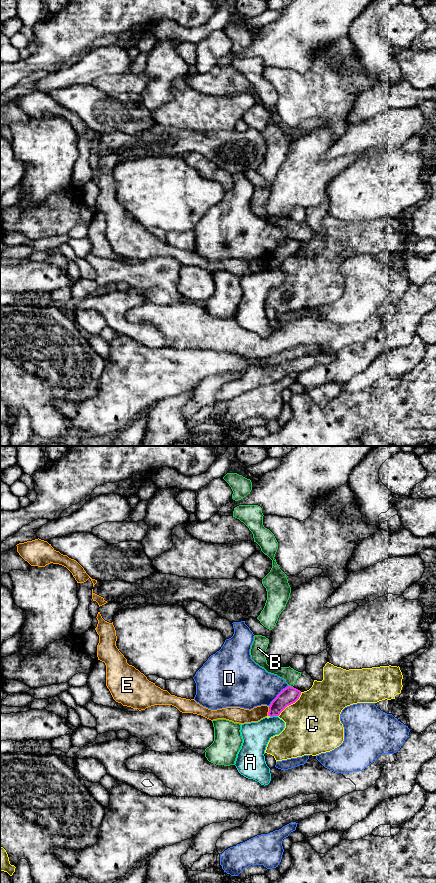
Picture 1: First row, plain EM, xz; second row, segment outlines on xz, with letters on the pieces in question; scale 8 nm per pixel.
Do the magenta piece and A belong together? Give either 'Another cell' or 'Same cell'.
Another cell

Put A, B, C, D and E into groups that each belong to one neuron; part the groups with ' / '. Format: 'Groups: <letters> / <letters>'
Groups: A / B / C / D / E

